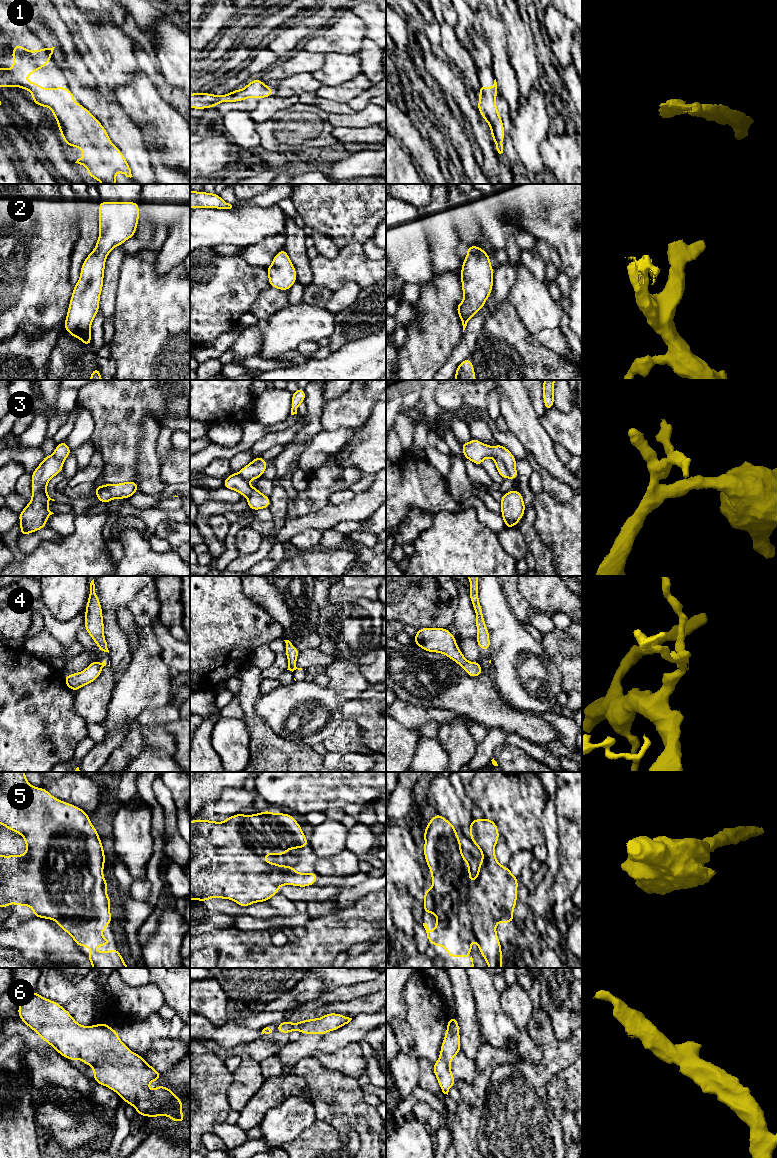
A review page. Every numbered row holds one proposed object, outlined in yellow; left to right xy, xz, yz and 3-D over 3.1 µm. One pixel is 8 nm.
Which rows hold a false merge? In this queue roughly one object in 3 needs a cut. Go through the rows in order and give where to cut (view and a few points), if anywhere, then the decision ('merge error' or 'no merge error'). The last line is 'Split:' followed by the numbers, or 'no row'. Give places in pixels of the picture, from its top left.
1: cut none; no merge error
2: cut none; no merge error
3: cut none; no merge error
4: cut xy (100, 664), (102, 667); merge error
5: cut none; no merge error
6: cut none; no merge error
Split: 4

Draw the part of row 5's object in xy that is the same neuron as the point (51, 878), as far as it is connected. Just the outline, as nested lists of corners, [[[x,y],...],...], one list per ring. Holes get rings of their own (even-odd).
[[[0,772],[0,824],[20,834],[26,843],[26,853],[24,855],[0,855],[0,908],[7,908],[10,903],[16,906],[30,906],[34,917],[56,921],[59,927],[73,938],[78,947],[87,946],[88,948],[92,948],[100,947],[101,945],[109,945],[111,943],[111,938],[99,936],[106,930],[107,925],[113,921],[111,918],[112,914],[109,910],[112,900],[110,900],[107,895],[108,883],[103,875],[106,858],[99,834],[92,825],[88,814],[76,805],[58,800],[45,788],[33,787],[27,781],[25,772]]]

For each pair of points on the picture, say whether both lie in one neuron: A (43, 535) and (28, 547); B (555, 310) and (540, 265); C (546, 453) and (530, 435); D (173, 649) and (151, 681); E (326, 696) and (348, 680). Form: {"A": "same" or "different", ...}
{"A": "same", "B": "different", "C": "same", "D": "different", "E": "different"}

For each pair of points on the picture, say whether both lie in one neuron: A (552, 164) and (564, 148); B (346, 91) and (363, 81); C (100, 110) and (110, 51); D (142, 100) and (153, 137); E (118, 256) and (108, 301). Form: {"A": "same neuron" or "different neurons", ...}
{"A": "same neuron", "B": "same neuron", "C": "different neurons", "D": "same neuron", "E": "same neuron"}

